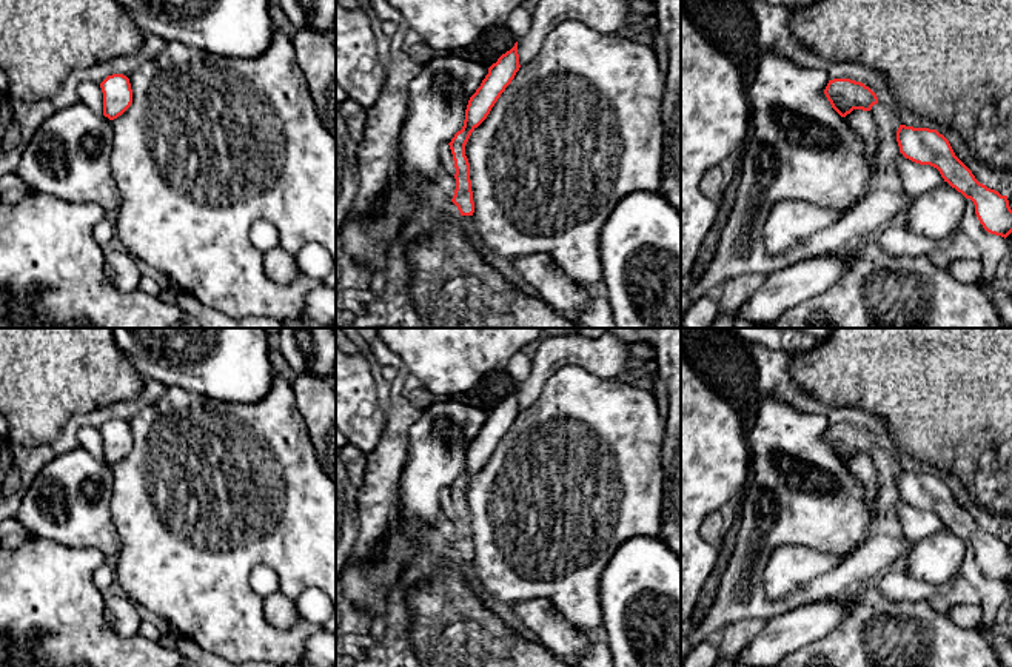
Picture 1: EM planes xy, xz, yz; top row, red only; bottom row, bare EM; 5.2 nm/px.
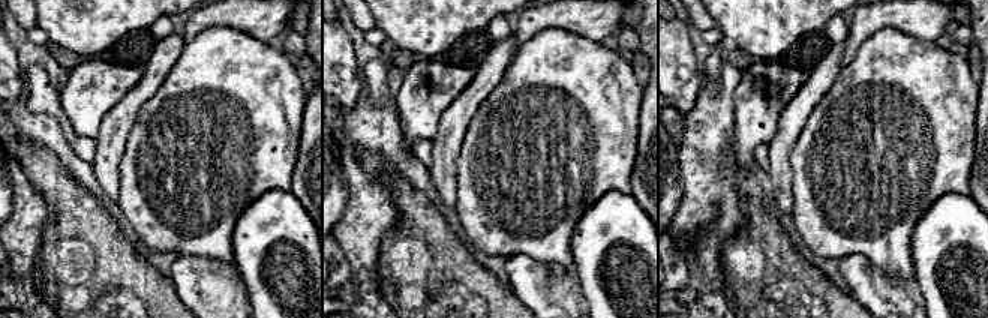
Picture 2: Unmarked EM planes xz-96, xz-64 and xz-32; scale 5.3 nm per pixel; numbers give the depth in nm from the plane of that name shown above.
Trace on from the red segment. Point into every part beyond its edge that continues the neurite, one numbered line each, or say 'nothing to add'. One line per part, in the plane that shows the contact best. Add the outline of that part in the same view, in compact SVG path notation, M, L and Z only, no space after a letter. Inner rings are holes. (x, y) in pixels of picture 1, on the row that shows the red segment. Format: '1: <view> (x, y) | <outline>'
nothing to add

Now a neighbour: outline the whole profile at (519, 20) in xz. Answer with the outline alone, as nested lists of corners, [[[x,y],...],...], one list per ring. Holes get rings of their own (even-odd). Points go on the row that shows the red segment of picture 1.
[[[518,6],[507,18],[505,23],[511,32],[516,35],[516,39],[524,37],[531,26],[531,14],[524,9],[522,6]]]

